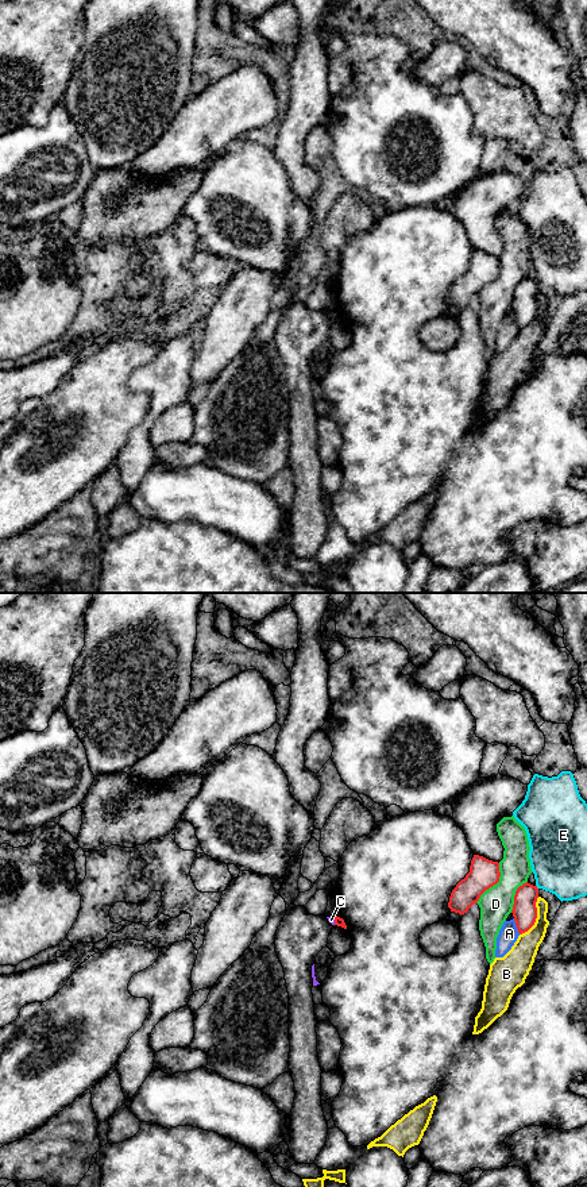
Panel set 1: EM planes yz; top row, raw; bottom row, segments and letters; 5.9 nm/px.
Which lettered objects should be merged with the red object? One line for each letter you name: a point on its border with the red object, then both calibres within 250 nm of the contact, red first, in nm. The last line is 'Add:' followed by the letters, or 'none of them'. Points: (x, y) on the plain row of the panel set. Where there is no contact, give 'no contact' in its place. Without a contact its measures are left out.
Add: none of them

